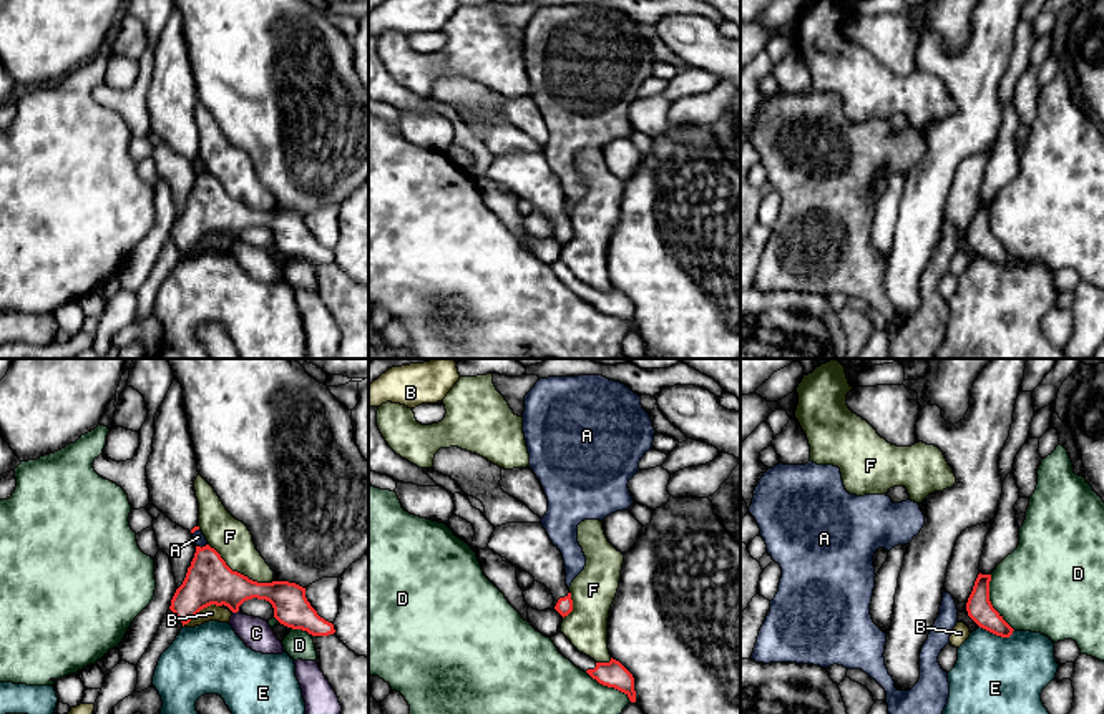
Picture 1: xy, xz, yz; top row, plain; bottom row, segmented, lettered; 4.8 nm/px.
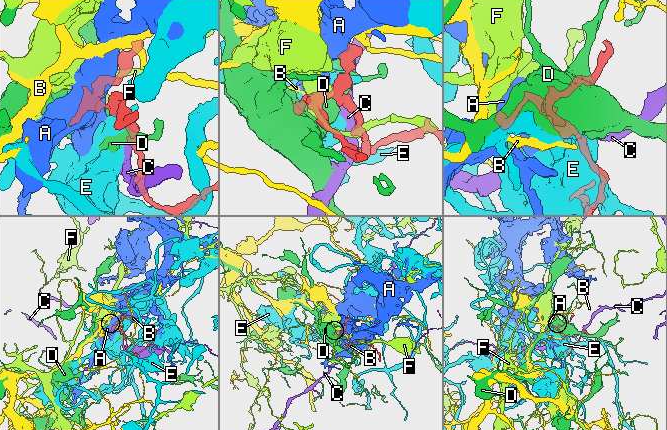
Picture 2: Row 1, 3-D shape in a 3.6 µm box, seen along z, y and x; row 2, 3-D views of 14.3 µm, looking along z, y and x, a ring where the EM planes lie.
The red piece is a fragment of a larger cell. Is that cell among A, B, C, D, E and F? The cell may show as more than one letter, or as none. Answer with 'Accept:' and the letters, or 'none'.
Accept: none

